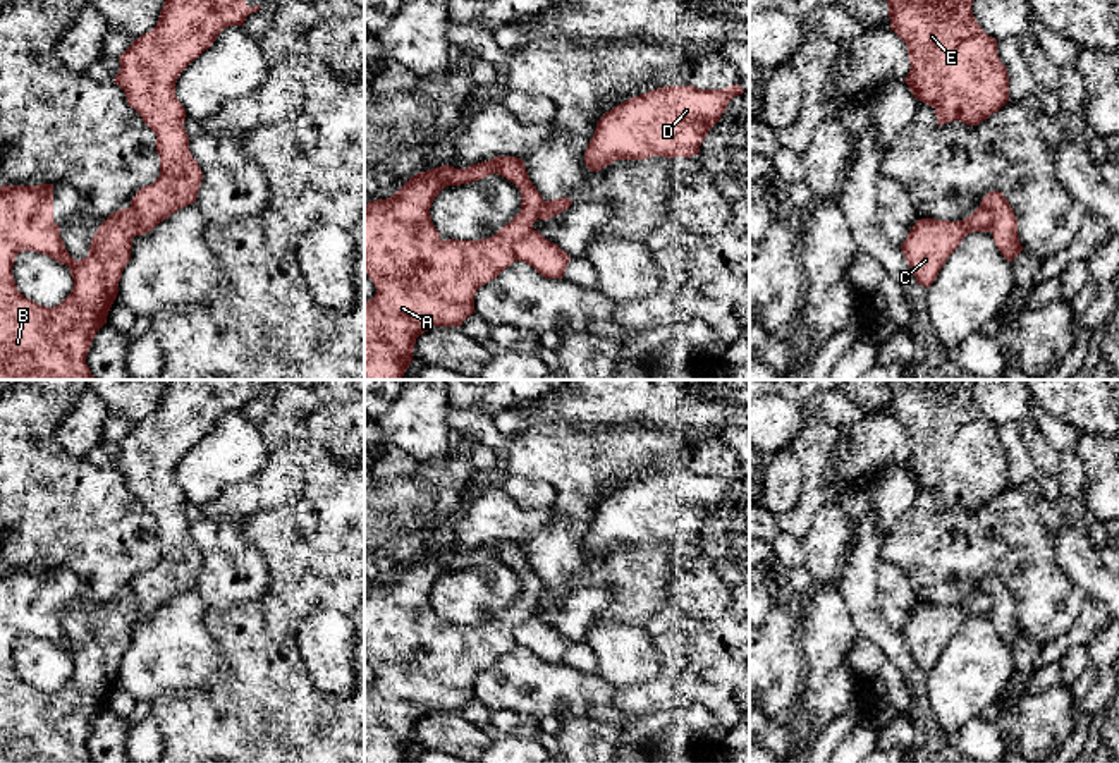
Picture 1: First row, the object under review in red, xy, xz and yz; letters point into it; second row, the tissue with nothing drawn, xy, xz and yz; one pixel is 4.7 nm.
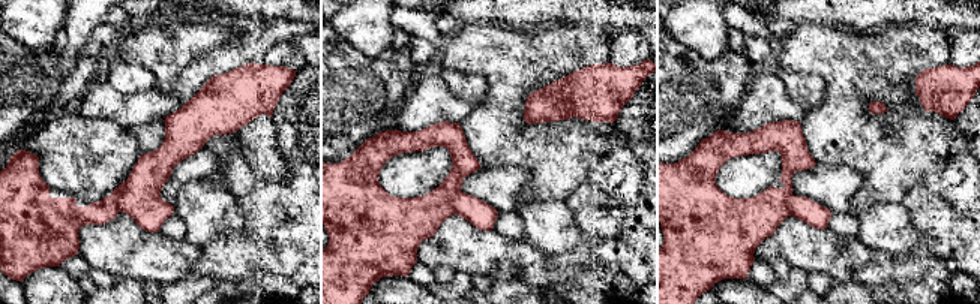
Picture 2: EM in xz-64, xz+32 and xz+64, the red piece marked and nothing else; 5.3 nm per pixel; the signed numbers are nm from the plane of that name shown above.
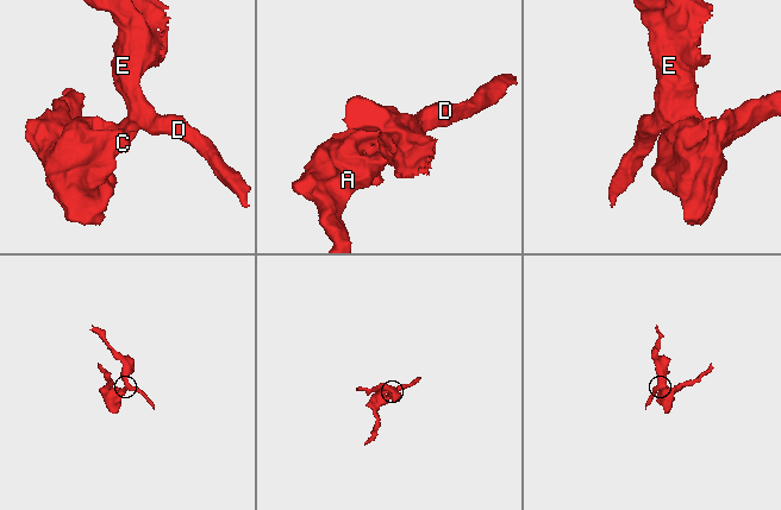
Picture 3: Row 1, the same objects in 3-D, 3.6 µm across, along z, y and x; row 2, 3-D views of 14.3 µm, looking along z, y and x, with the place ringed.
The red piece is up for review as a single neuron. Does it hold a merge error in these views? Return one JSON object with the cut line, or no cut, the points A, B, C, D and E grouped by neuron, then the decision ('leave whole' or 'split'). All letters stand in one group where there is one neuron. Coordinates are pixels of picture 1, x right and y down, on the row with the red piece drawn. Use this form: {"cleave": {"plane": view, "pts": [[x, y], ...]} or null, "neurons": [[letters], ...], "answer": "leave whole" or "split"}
{"cleave": {"plane": "xz", "pts": [[531, 227], [514, 244], [516, 258]]}, "neurons": [["A", "B", "C"], ["D", "E"]], "answer": "split"}

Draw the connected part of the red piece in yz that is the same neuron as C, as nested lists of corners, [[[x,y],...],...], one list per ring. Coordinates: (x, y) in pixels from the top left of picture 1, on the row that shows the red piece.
[[[976,208],[959,222],[921,218],[911,227],[901,249],[916,277],[916,284],[930,287],[947,258],[969,232],[990,232],[990,213]]]

